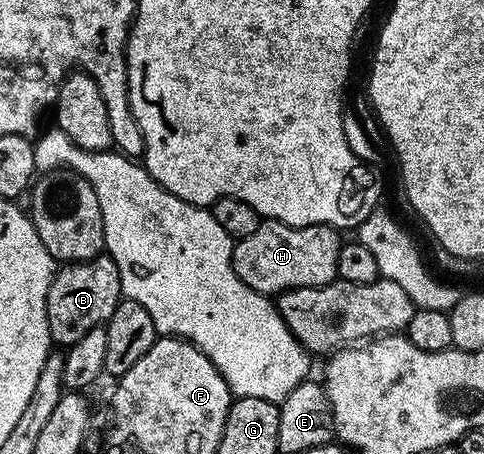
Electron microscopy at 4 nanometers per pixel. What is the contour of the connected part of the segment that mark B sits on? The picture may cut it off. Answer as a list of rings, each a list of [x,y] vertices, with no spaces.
[[[100,254],[91,260],[64,263],[56,271],[47,295],[47,321],[52,341],[63,344],[59,346],[81,342],[89,330],[106,325],[122,299],[121,278],[111,256]]]

